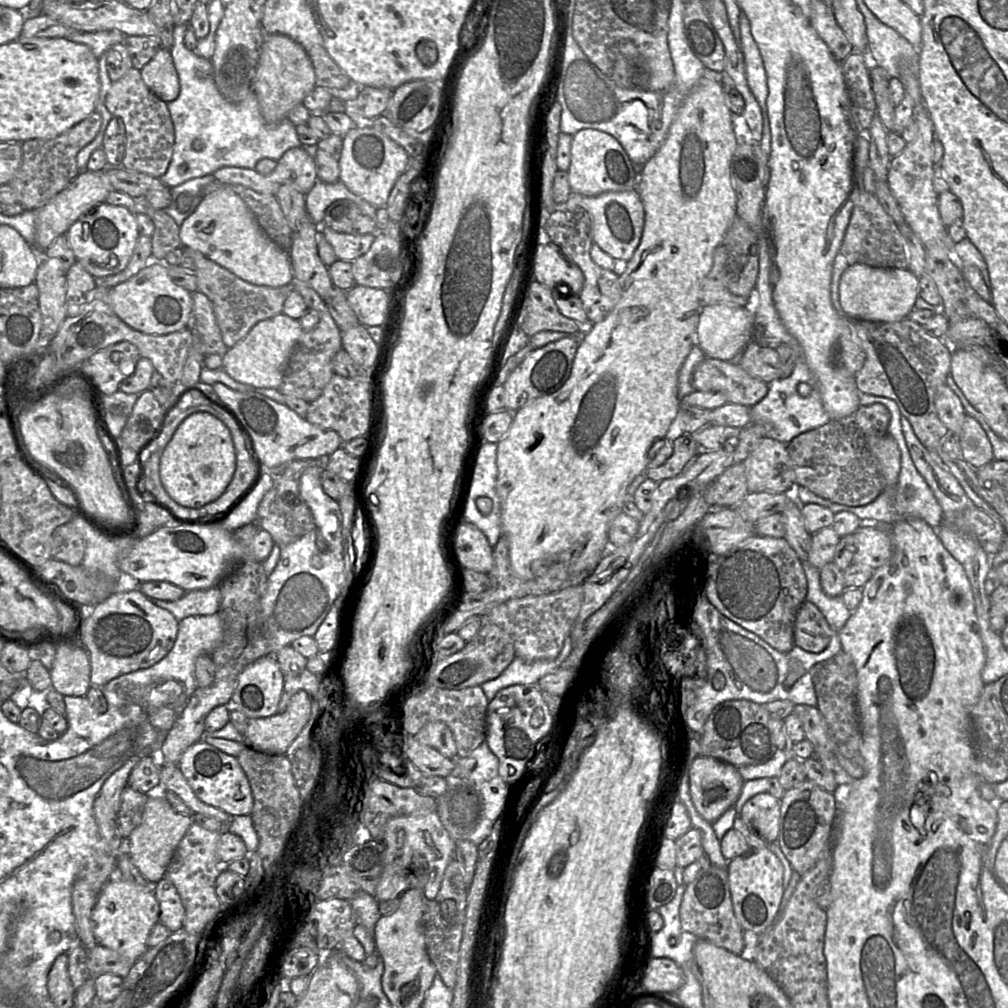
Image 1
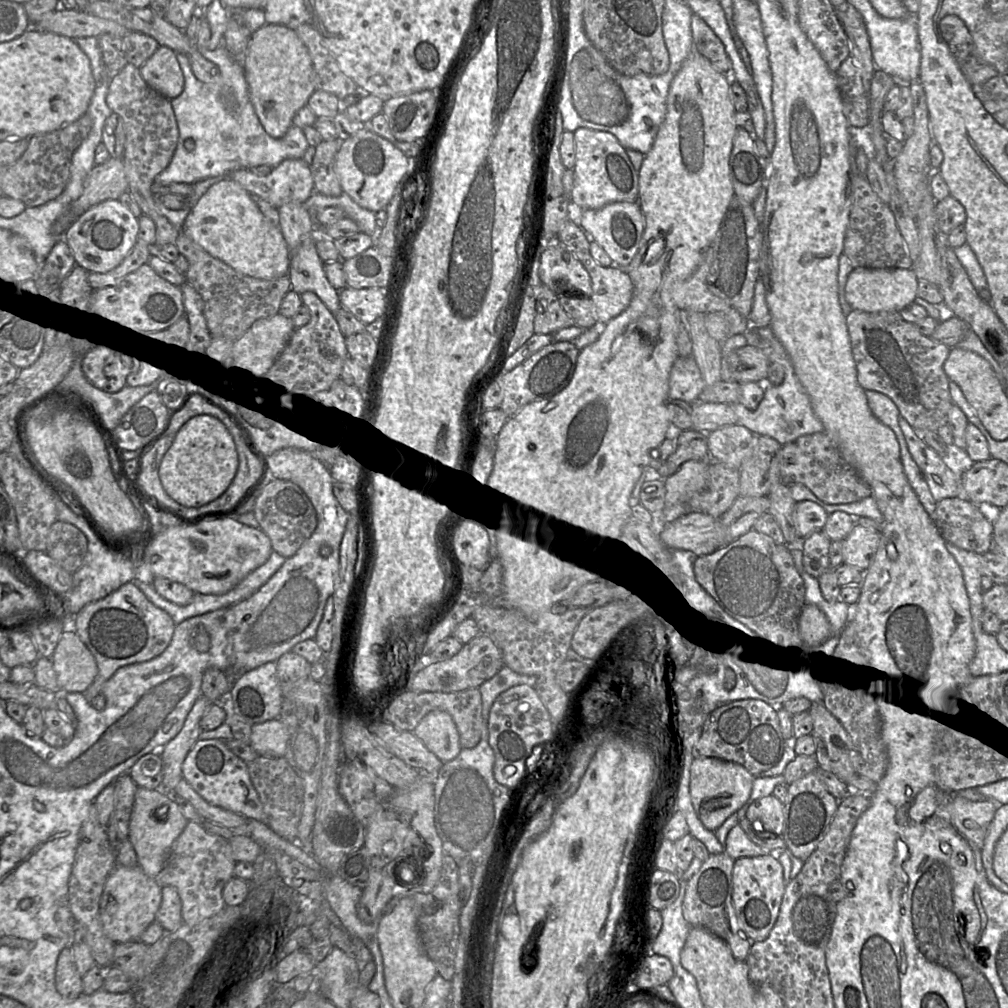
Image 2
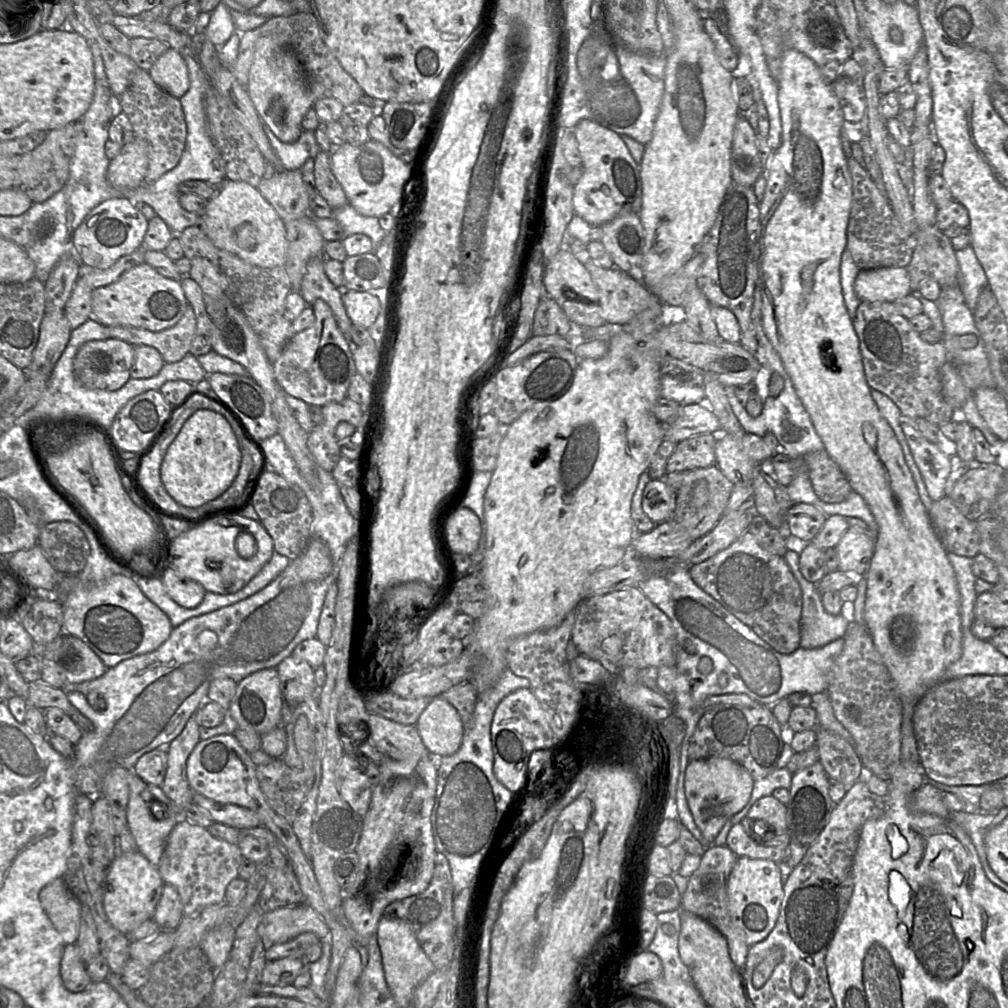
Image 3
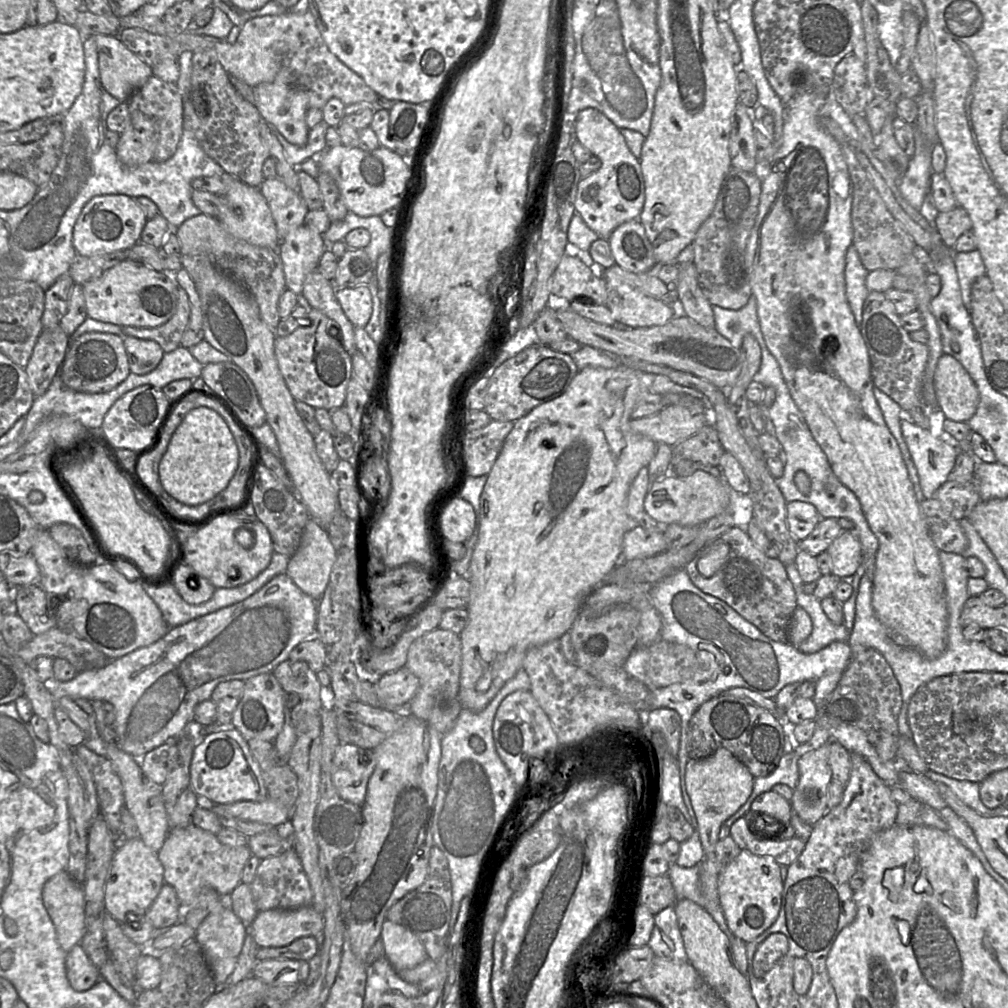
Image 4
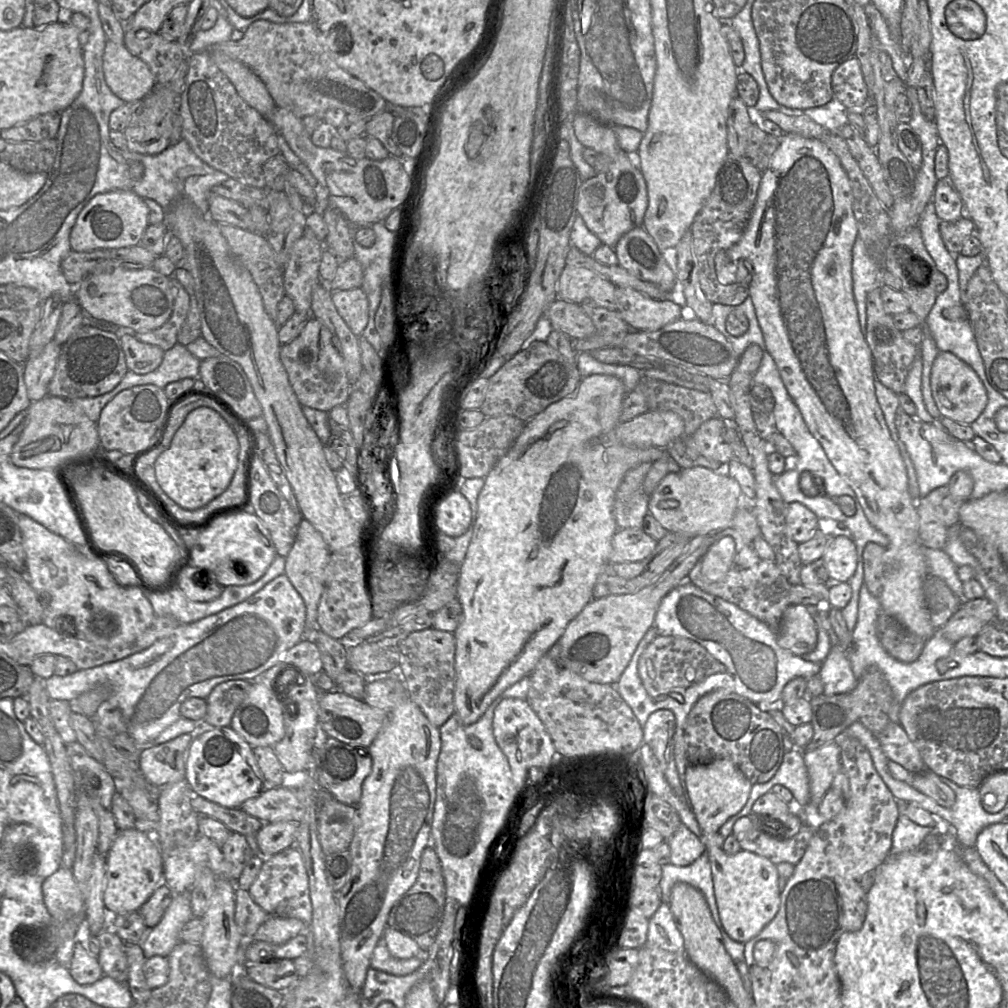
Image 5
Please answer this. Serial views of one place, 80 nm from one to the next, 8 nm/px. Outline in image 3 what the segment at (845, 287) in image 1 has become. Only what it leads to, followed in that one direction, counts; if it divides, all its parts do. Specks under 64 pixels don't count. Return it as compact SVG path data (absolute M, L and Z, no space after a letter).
M906 267L860 270L854 290L861 301L894 302L912 293Z

